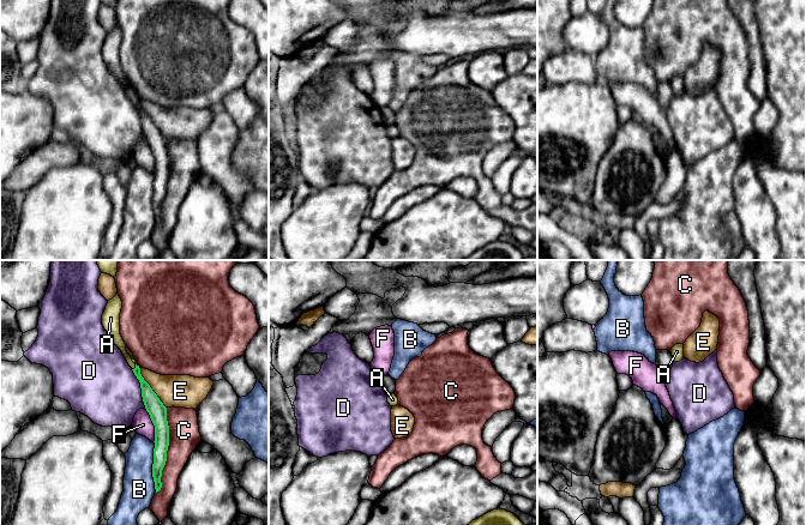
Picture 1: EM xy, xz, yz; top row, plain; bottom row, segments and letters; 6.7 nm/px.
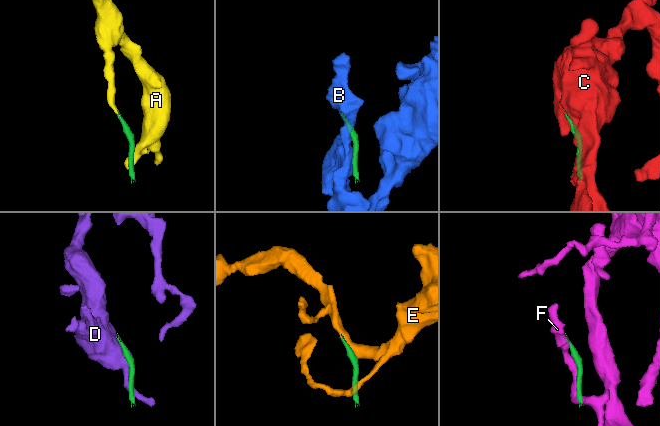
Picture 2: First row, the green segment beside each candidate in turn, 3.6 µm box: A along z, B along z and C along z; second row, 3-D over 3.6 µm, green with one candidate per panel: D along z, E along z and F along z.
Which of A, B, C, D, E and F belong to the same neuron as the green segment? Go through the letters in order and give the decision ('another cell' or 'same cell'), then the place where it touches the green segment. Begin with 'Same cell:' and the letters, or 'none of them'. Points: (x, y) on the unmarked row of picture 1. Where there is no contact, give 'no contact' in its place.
Same cell: A
A: same cell | xy (136, 98)
B: another cell | xy (152, 198)
C: another cell | xy (167, 181)
D: another cell | xy (142, 121)
E: another cell | xy (149, 118)
F: another cell | xy (154, 156)

